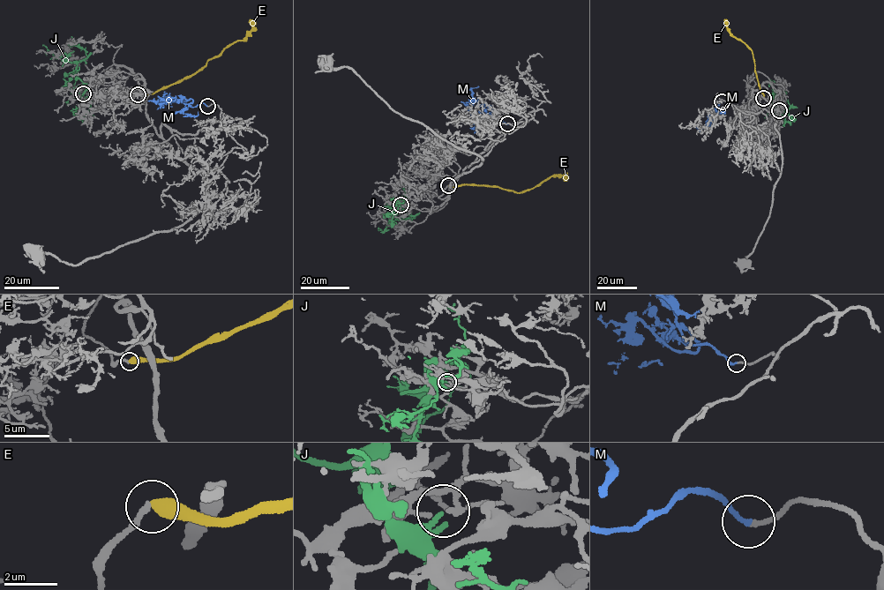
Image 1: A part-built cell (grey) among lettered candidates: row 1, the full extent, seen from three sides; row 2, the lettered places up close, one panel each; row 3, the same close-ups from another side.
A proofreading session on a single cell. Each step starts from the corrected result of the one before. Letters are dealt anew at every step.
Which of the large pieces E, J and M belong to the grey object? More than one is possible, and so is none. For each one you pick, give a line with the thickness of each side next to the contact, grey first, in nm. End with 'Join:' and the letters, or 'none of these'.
M: Thickness 160 nm (grey) against 170 nm
Join: M

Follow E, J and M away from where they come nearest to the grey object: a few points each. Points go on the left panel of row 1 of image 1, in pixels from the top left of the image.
E: (138, 94), (155, 93), (191, 78), (209, 59), (220, 55), (225, 48), (243, 40), (251, 29), (250, 19)
J: (83, 93), (78, 94), (74, 88), (66, 86), (78, 62), (69, 62), (65, 55), (56, 57), (42, 45)
M: (207, 106), (202, 102), (190, 106), (192, 102), (191, 99), (167, 101), (163, 98), (170, 99), (164, 92)

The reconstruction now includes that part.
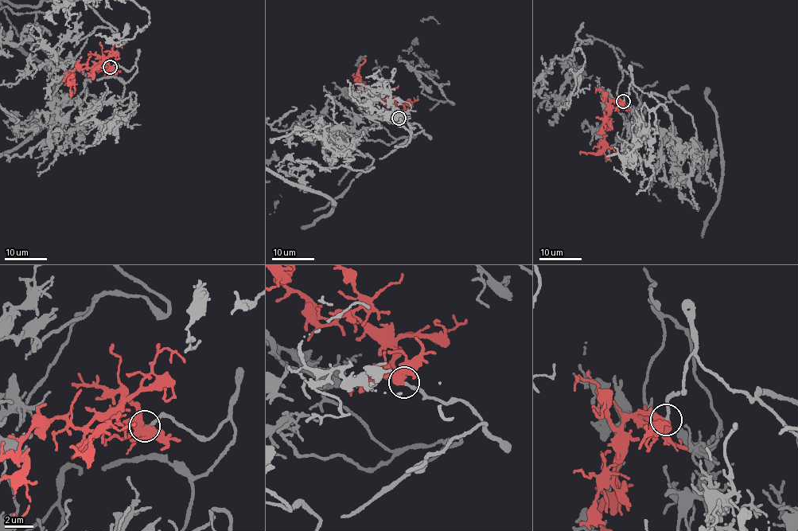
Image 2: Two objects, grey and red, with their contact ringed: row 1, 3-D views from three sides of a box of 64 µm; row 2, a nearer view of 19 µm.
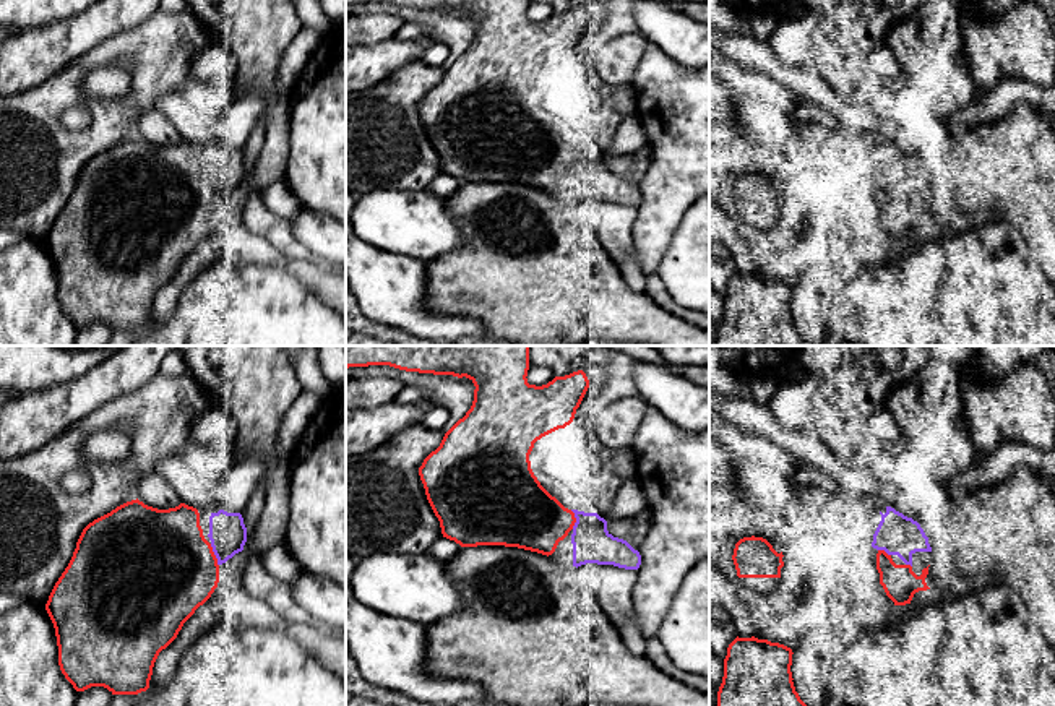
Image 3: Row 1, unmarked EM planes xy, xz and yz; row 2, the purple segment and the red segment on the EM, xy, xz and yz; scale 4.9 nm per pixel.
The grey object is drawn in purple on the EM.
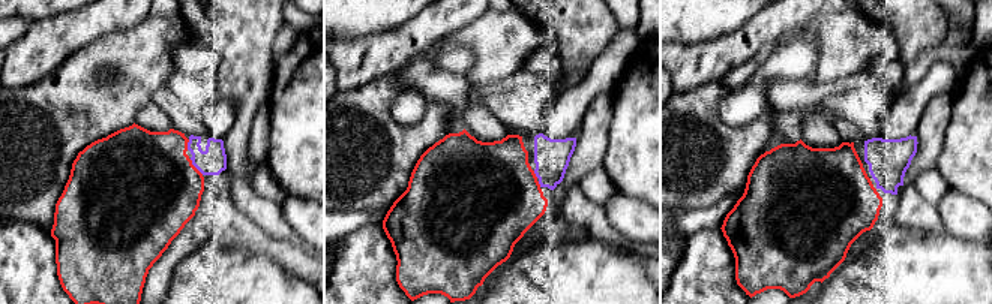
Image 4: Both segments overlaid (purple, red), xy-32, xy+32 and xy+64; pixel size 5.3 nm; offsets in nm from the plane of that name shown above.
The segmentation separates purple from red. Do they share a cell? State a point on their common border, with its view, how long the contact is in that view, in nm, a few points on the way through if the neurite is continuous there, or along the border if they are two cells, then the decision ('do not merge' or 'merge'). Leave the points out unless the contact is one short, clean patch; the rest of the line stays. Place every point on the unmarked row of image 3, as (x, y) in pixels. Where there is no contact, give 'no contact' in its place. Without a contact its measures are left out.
contact xy (215, 190); length 120 nm; merge

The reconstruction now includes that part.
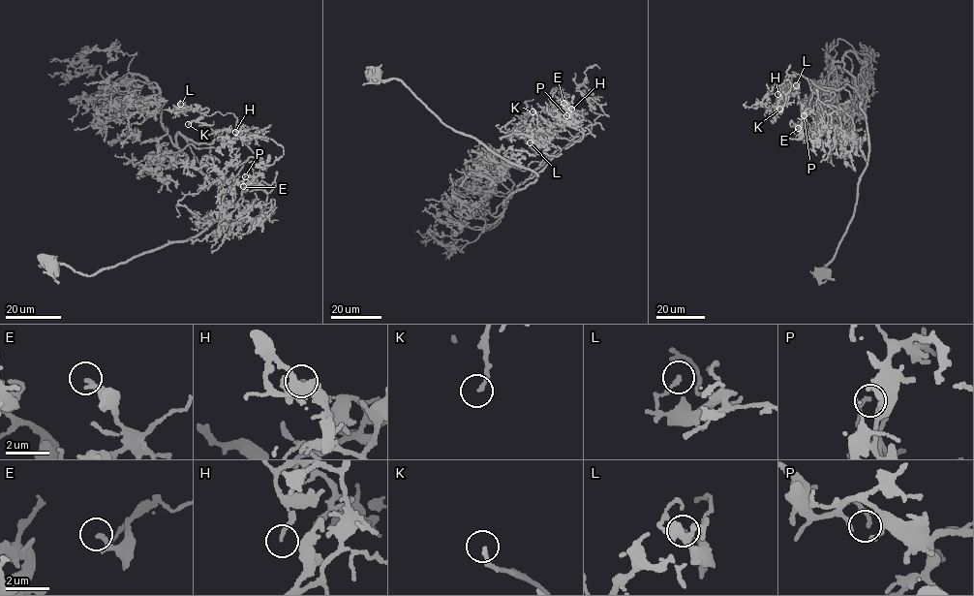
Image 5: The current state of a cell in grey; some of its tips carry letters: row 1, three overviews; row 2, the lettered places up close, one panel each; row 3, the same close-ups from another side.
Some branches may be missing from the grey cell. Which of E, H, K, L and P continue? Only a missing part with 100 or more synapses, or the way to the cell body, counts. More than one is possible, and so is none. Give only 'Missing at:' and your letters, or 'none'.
Missing at: H

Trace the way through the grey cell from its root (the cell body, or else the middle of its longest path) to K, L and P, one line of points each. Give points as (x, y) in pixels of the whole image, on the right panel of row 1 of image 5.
K: (820, 272), (853, 215), (868, 159), (863, 99), (848, 84), (818, 86), (792, 72), (779, 109)
L: (820, 272), (853, 215), (868, 133), (863, 99), (848, 84), (818, 86), (792, 72), (785, 96), (796, 85)
P: (820, 272), (853, 215), (868, 133), (863, 99), (847, 84), (852, 99), (840, 109), (817, 99), (804, 115)

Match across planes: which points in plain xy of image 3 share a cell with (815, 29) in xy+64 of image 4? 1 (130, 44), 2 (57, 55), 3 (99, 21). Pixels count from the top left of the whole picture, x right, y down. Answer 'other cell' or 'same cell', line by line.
1: same cell
2: other cell
3: other cell

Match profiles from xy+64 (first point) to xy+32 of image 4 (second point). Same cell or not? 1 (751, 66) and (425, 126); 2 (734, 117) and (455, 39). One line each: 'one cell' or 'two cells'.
1: two cells
2: two cells

